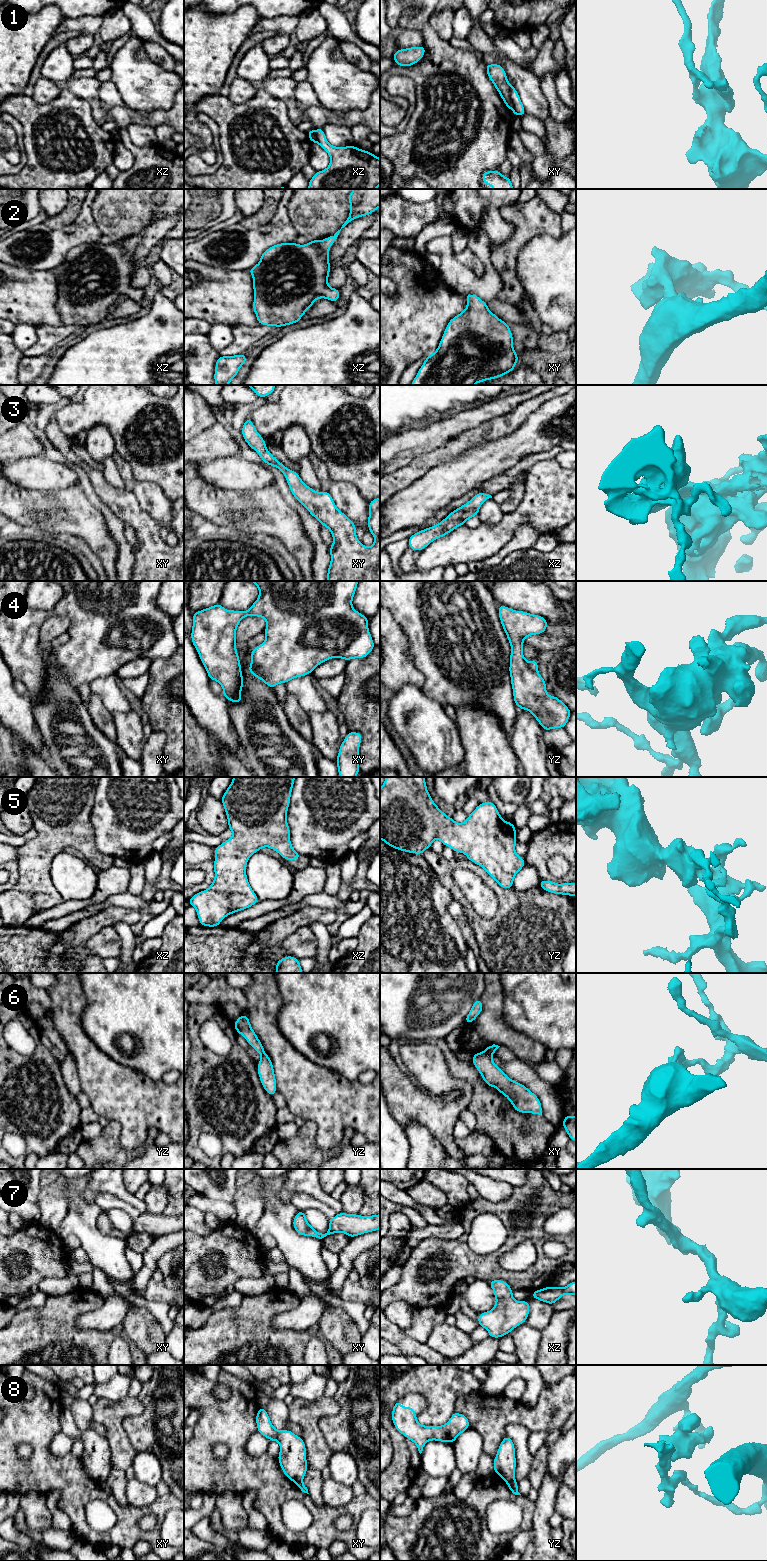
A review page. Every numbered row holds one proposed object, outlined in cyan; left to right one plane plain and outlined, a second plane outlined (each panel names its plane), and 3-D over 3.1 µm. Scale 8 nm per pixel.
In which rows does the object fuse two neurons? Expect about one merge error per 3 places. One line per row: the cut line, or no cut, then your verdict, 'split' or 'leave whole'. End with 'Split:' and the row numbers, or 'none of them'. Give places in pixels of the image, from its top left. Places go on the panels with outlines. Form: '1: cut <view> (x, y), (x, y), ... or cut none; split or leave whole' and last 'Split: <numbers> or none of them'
1: cut xy (512, 86), (511, 108); split
2: cut none; leave whole
3: cut none; leave whole
4: cut none; leave whole
5: cut none; leave whole
6: cut xy (485, 1051), (492, 1054); split
7: cut none; leave whole
8: cut yz (515, 1481), (507, 1483); split
Split: 1, 6, 8

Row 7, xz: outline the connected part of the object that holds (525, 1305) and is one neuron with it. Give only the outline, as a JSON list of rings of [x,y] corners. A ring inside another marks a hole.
[[[504,1280],[488,1281],[494,1291],[496,1303],[492,1310],[478,1314],[478,1326],[485,1328],[489,1337],[500,1338],[525,1323],[530,1305],[526,1301],[515,1301],[513,1291]]]

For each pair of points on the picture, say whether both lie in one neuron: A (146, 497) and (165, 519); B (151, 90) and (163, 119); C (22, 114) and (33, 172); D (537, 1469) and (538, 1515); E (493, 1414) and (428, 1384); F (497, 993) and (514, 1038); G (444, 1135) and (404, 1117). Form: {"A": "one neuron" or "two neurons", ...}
{"A": "one neuron", "B": "two neurons", "C": "one neuron", "D": "two neurons", "E": "two neurons", "F": "one neuron", "G": "one neuron"}

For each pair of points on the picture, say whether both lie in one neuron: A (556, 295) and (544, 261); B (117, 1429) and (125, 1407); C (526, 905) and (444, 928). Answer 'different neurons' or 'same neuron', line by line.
A: same neuron
B: same neuron
C: different neurons

